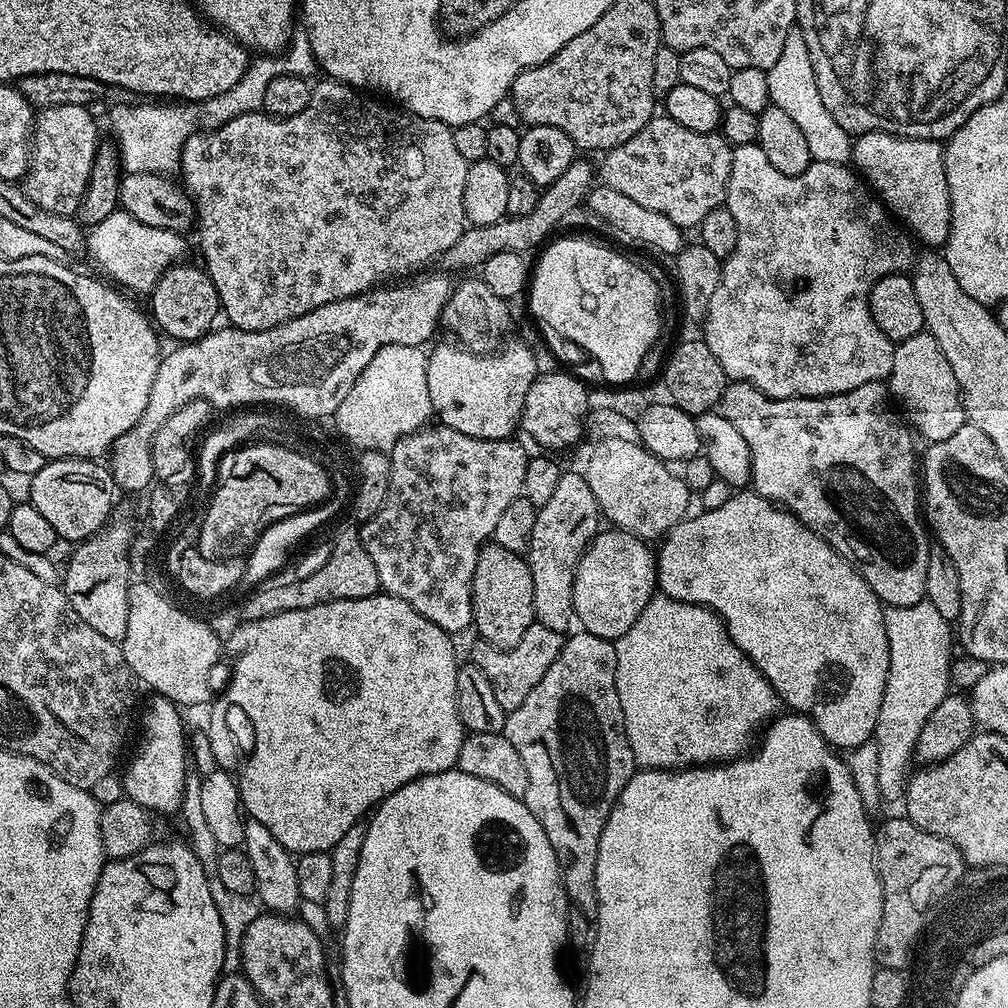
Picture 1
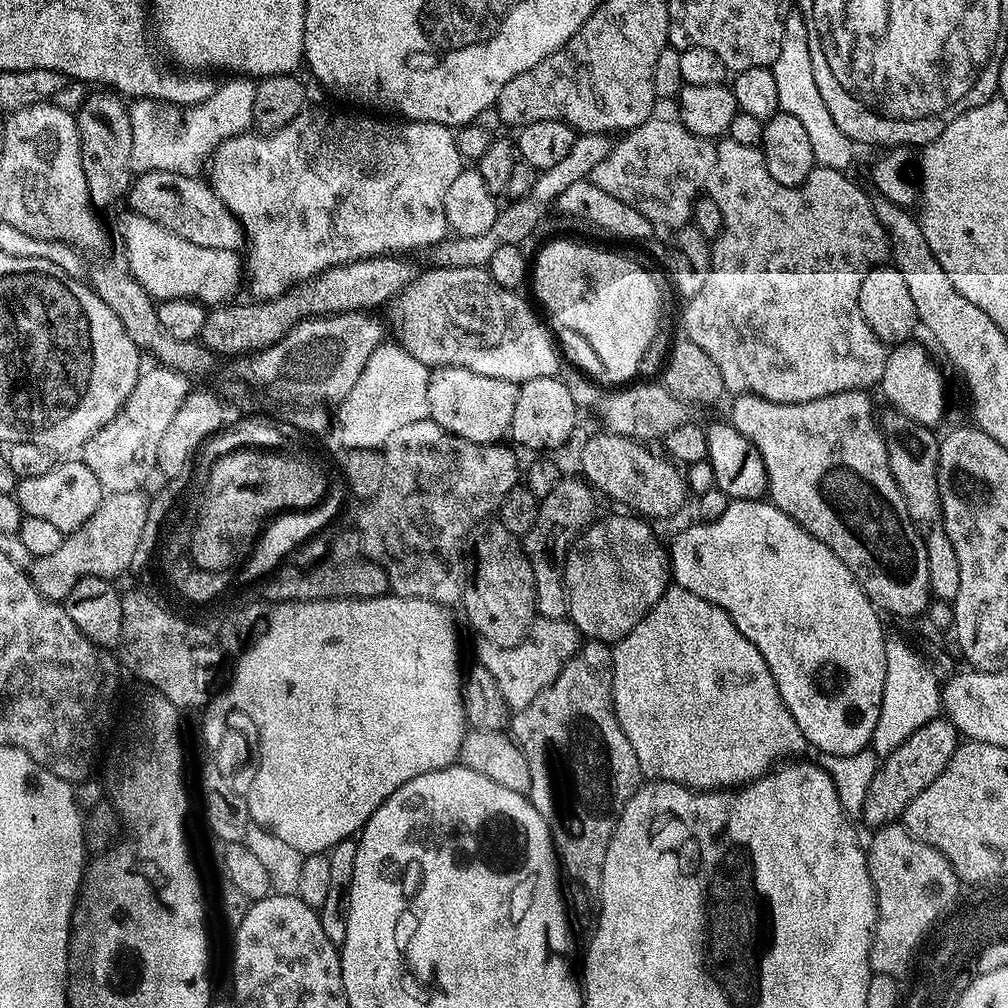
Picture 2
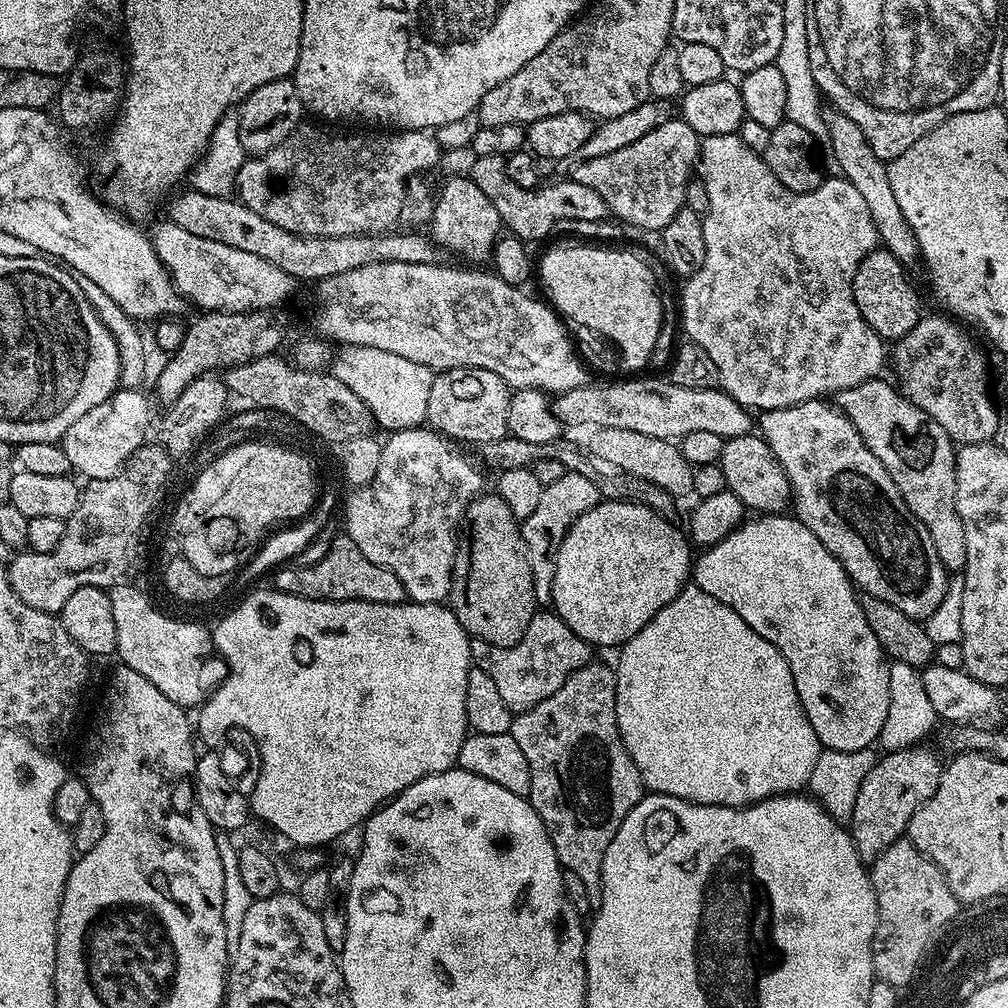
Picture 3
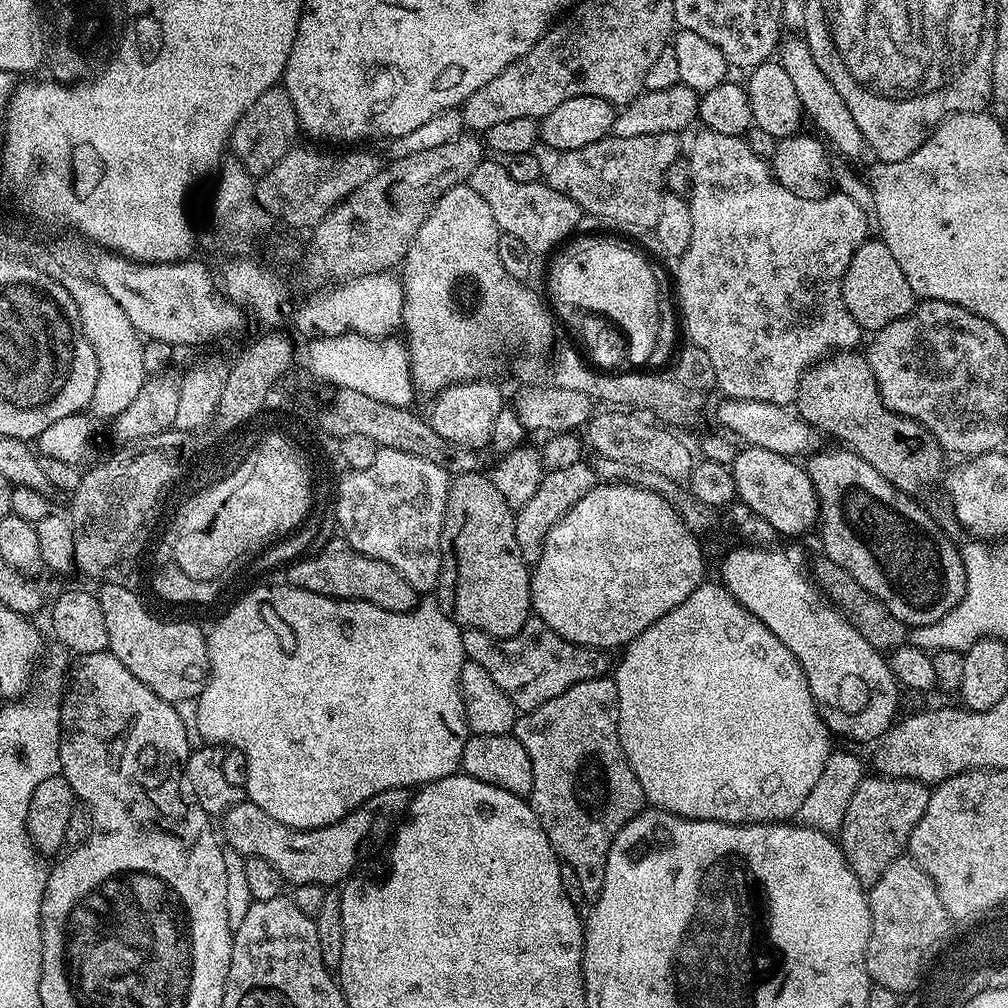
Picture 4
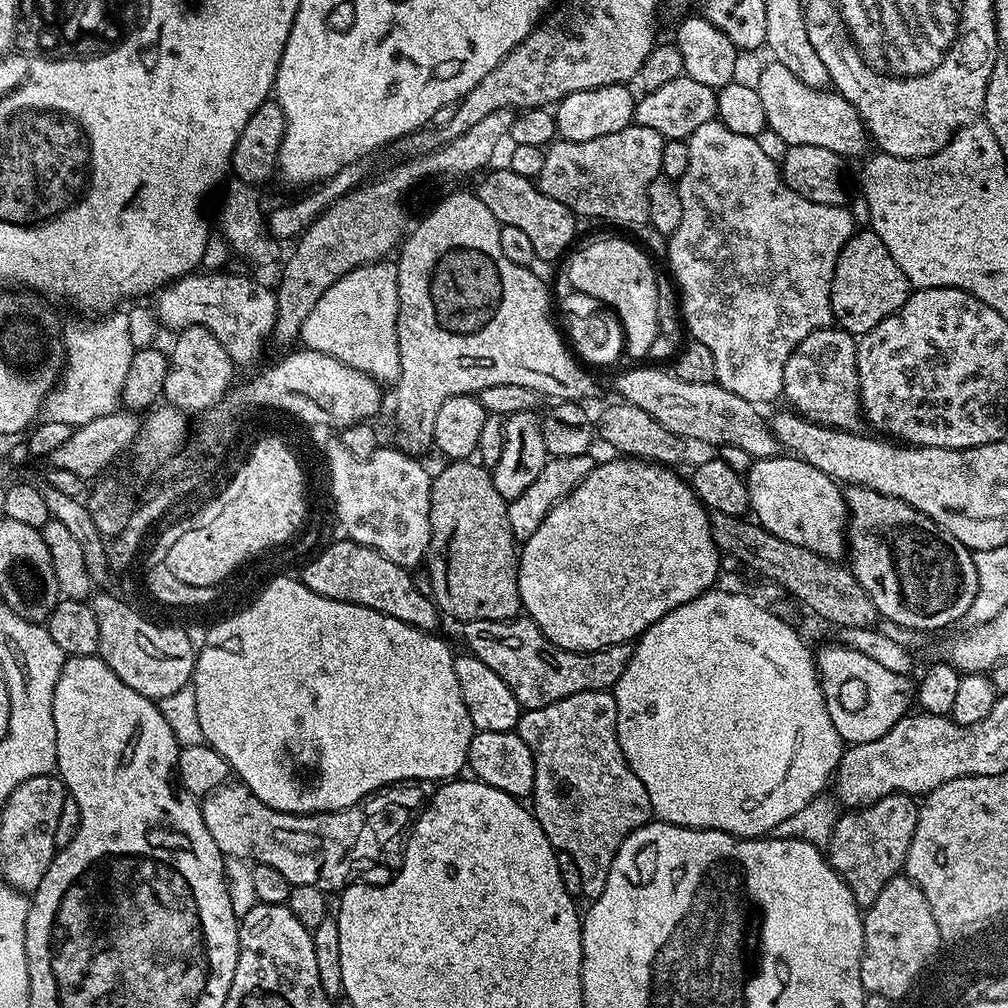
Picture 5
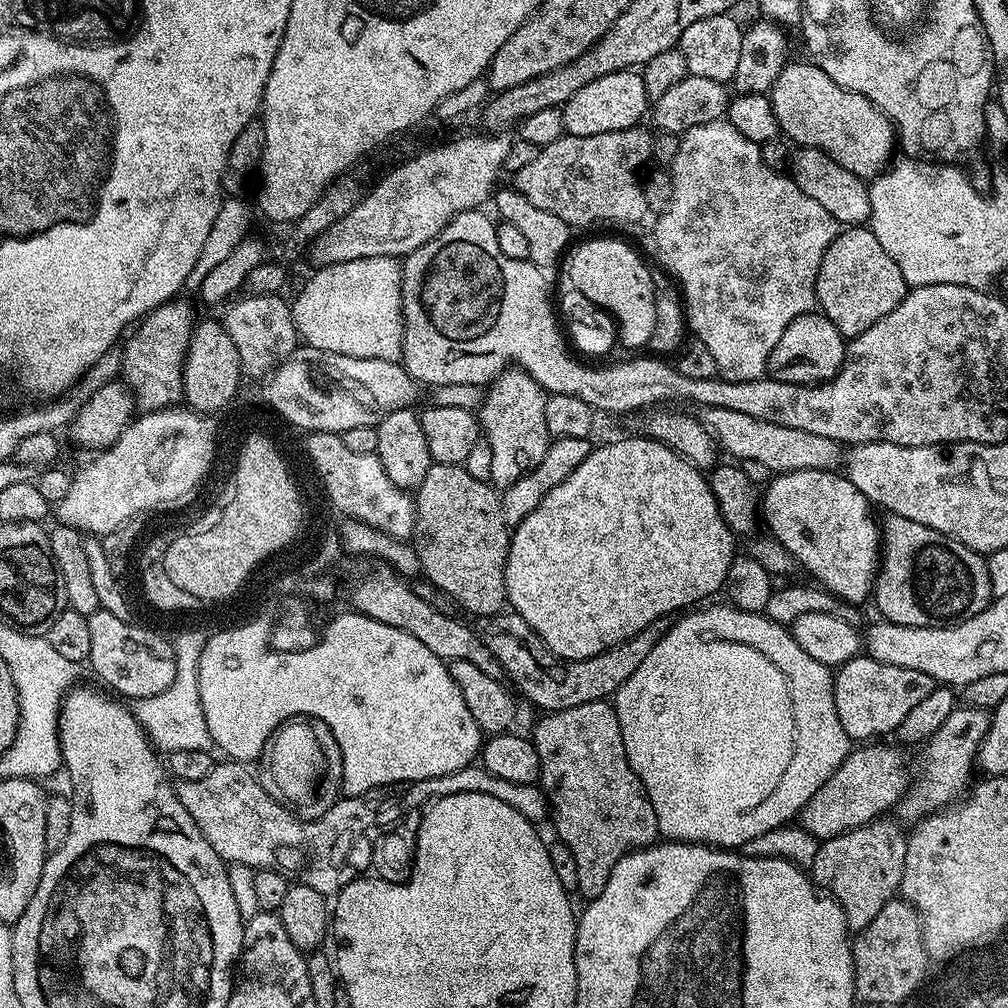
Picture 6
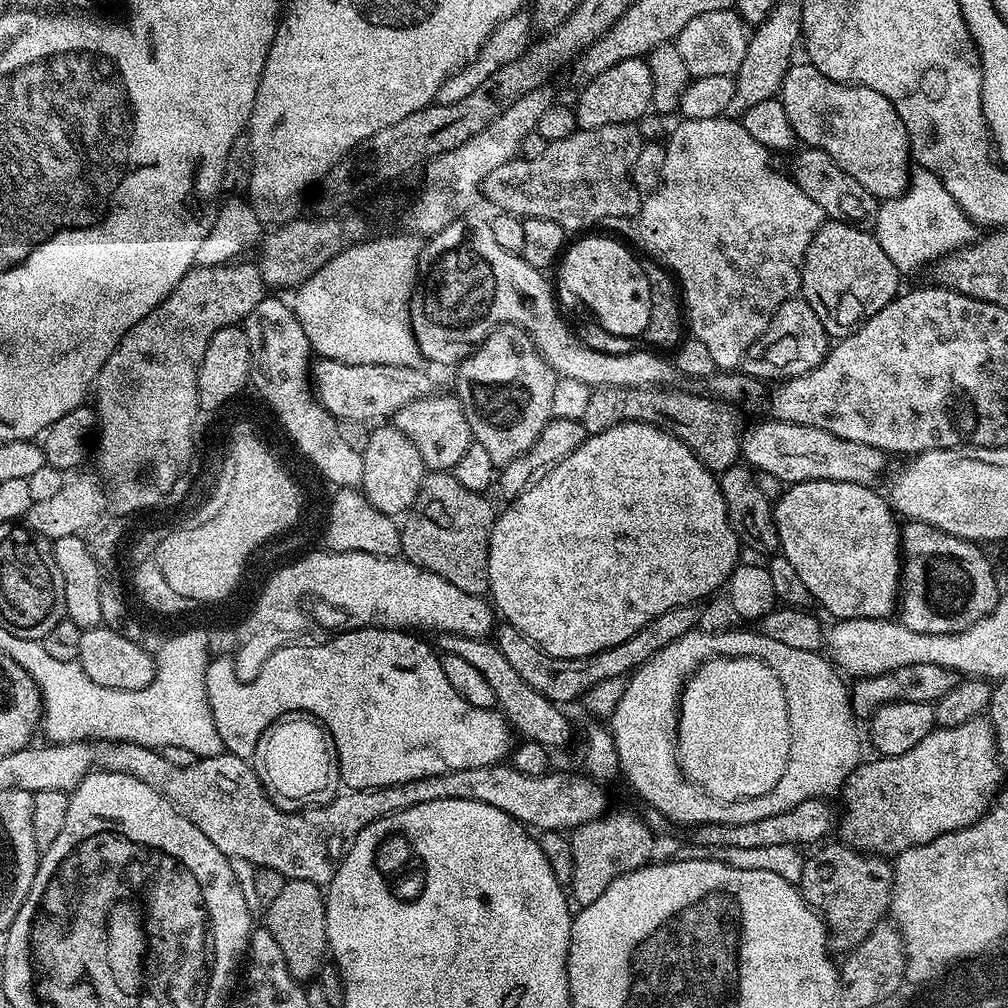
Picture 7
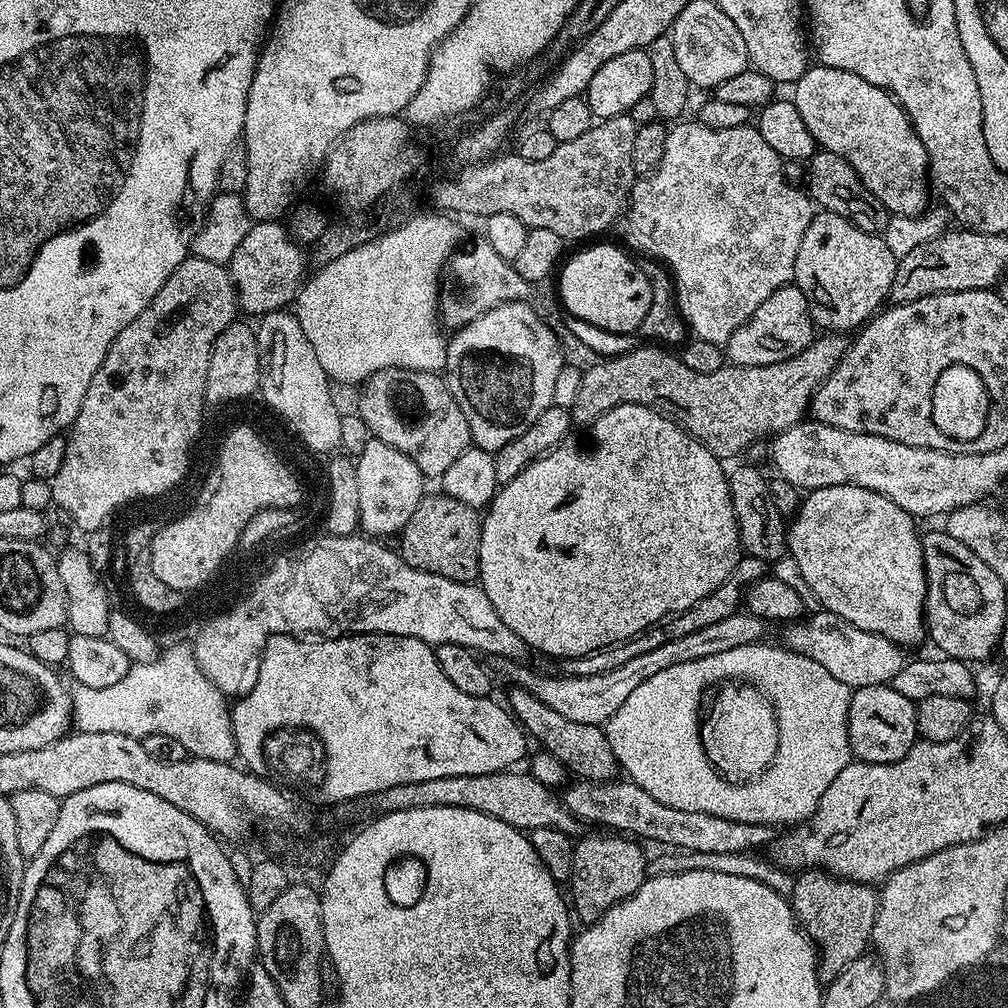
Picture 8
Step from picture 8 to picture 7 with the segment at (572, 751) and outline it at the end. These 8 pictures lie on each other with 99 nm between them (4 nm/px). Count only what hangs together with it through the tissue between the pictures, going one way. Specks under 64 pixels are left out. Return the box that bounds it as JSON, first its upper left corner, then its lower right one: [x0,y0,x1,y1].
[434,632,572,750]

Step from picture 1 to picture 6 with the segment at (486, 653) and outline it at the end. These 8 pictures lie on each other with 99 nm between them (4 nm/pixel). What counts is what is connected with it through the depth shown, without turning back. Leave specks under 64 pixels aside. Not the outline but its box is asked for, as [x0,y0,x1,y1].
[478,610,670,713]

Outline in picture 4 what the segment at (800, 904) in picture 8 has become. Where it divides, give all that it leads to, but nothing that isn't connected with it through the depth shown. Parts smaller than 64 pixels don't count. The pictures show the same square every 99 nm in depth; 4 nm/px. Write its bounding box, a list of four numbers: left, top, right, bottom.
[838,774,932,886]

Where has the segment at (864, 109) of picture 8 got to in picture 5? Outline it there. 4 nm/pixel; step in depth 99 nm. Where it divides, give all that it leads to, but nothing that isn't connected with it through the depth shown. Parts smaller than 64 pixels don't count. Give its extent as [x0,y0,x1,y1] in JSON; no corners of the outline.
[754,62,870,158]

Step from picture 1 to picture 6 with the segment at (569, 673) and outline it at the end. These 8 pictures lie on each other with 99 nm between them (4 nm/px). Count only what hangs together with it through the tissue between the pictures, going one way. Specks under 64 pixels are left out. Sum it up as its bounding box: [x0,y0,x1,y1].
[530,700,660,898]

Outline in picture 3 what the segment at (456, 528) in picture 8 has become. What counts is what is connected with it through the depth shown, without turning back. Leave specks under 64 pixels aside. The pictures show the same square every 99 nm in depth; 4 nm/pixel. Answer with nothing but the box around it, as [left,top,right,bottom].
[450,494,538,648]

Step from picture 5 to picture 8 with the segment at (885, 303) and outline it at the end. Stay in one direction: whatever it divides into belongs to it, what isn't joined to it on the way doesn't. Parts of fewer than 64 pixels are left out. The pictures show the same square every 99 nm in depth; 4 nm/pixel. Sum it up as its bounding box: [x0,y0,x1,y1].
[792,211,897,334]

